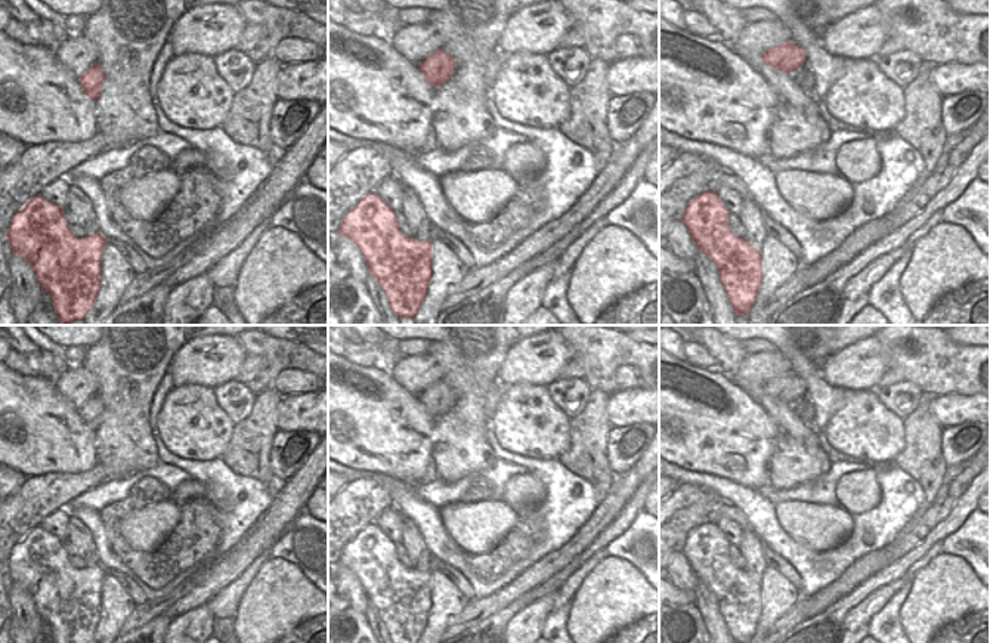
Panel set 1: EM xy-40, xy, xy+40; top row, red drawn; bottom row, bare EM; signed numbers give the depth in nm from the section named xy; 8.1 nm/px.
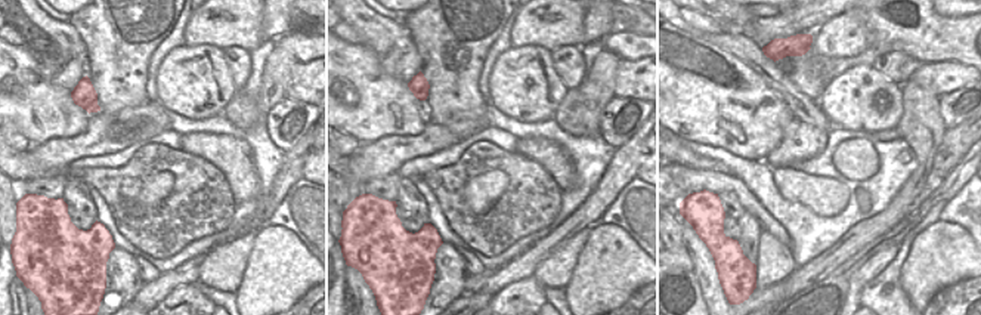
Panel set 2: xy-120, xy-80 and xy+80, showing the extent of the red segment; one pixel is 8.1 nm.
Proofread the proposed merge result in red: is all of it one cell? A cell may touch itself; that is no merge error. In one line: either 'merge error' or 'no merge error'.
no merge error

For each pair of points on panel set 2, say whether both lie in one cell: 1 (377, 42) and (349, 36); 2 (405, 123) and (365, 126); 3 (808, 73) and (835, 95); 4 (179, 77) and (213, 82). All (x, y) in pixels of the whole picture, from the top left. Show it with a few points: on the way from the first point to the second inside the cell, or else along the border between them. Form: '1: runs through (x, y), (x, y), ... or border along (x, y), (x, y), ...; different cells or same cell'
1: border along (342, 19), (359, 36), (361, 42); different cells
2: runs through (395, 122), (376, 122); same cell
3: border along (826, 85), (816, 101); different cells
4: runs through (188, 79), (204, 82); same cell

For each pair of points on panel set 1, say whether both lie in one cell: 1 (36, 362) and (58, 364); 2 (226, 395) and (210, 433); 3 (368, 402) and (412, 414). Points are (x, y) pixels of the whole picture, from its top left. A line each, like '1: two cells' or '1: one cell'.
1: one cell
2: two cells
3: one cell

